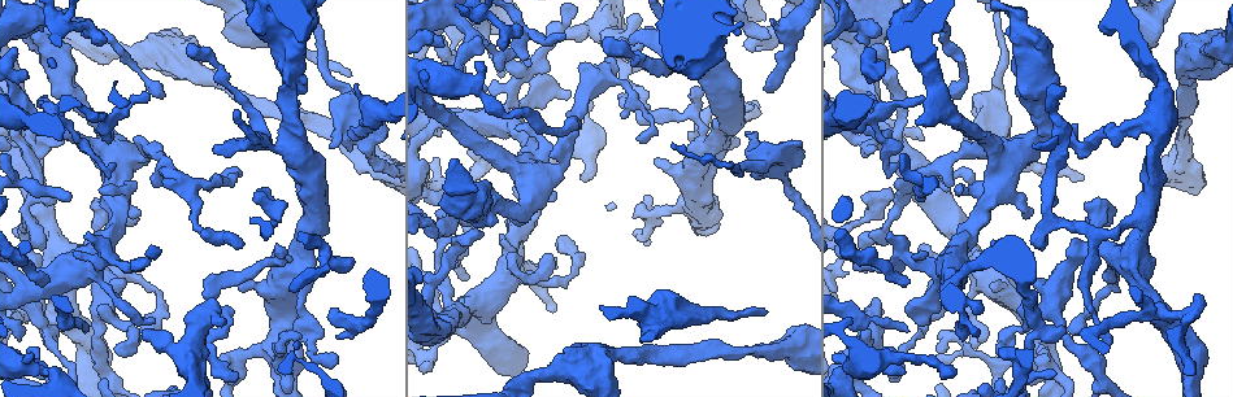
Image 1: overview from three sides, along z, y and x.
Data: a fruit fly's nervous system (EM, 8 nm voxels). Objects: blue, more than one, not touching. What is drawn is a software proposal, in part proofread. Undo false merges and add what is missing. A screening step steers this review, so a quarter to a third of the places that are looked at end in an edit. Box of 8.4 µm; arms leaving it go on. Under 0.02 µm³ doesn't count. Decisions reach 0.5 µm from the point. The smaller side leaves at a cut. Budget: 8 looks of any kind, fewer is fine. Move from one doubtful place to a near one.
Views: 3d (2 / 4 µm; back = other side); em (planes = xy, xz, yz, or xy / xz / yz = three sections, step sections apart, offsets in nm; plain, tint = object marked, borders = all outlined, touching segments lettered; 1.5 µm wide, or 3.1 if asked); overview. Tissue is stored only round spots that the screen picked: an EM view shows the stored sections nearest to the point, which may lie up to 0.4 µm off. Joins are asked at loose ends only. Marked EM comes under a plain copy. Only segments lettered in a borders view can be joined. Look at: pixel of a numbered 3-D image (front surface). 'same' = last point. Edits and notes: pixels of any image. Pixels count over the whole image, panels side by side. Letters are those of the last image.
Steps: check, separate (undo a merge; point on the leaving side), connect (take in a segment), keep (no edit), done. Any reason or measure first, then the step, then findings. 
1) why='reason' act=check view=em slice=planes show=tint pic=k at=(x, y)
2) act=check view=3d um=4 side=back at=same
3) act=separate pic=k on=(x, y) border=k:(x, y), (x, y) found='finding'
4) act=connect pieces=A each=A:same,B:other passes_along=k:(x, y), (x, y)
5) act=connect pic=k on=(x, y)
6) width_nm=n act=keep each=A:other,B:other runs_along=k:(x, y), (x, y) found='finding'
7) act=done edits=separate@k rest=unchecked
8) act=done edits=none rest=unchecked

why='free end' act=check view=em slice=planes show=borders pic=1 at=(350, 75)

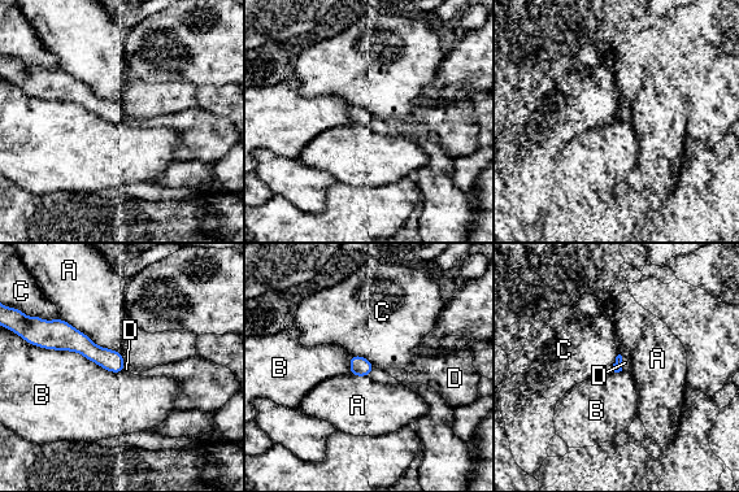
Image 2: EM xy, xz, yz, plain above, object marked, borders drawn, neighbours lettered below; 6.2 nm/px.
act=connect pieces=D each=A:other,B:other,C:other,D:same found='it goes on there'

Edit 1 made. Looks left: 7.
why='calibre changes' act=check view=em slice=planes show=borders pic=1 at=(775, 171)

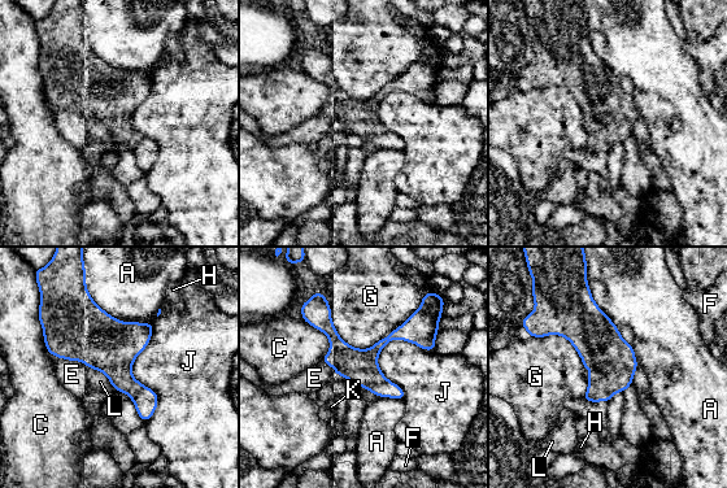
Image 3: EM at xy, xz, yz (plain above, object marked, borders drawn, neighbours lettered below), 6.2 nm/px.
act=keep each=A:other,C:other,E:other,F:other,G:other,H:other,J:other,K:other,L:other border=3:(153, 323), (147, 422) found='continuous, no second neuron'

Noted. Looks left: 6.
why='branch stops here' act=check view=3d um=4 pic=1 at=(203, 295)

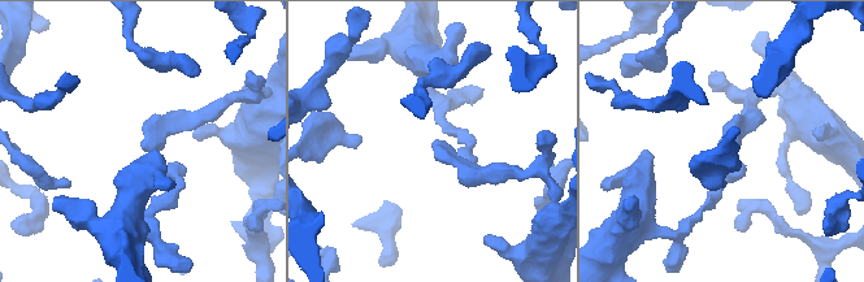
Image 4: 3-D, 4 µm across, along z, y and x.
why='shape alone is not enough' act=check view=em slice=planes show=borders pic=4 at=(436, 140)

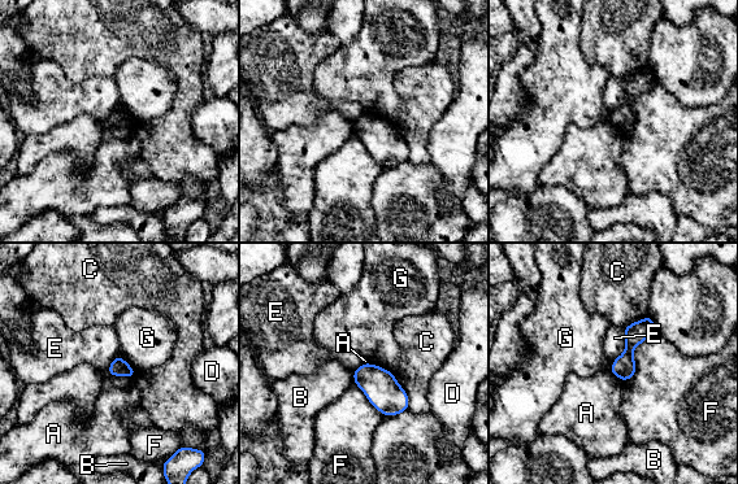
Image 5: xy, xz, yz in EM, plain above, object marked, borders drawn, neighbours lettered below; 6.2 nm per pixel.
act=keep each=A:other,B:other,C:other,D:other,E:other,F:other,G:other runs_along=5:(648, 321), (632, 340), (624, 376) found='no lettered segment goes on from it'

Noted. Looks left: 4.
act=done edits=connect@2 rest=unchecked

